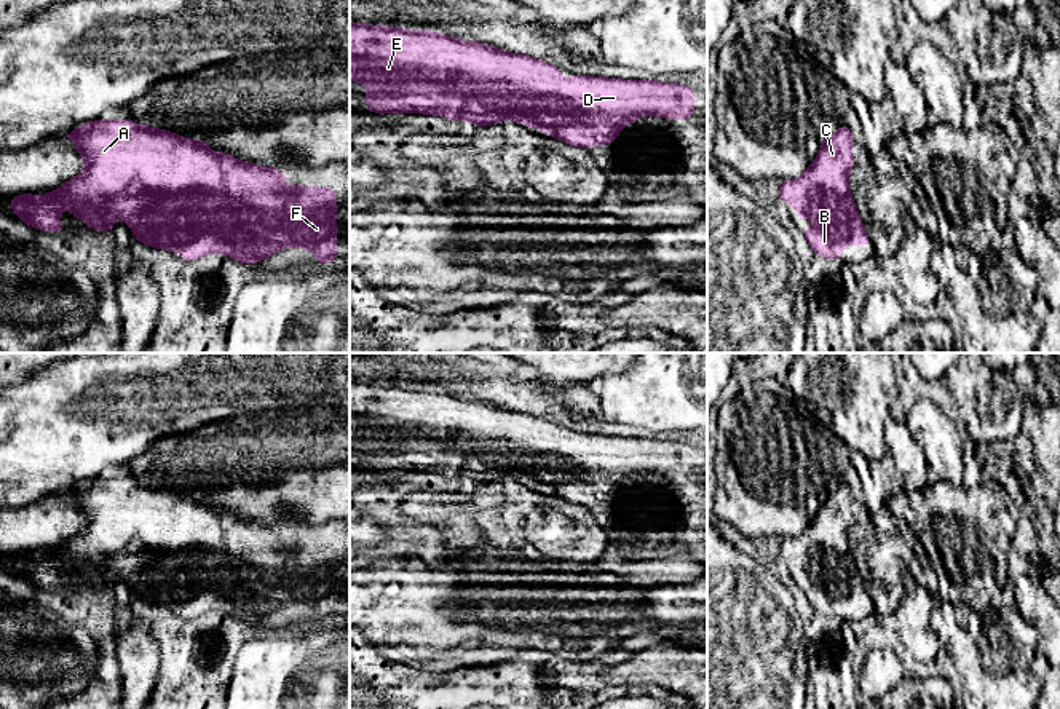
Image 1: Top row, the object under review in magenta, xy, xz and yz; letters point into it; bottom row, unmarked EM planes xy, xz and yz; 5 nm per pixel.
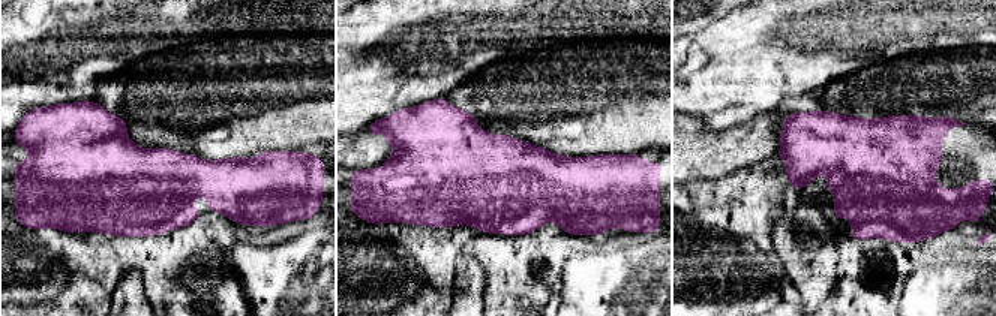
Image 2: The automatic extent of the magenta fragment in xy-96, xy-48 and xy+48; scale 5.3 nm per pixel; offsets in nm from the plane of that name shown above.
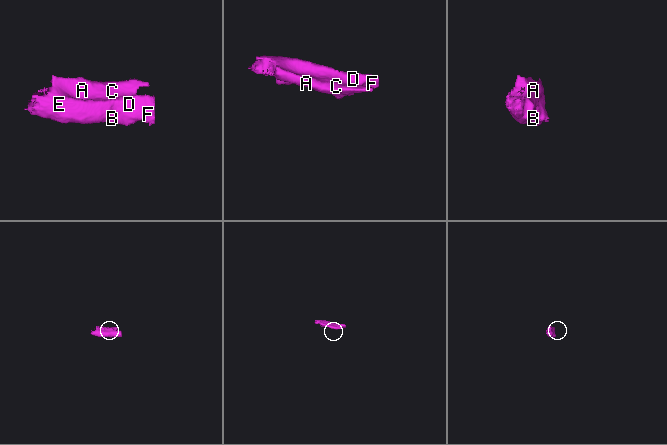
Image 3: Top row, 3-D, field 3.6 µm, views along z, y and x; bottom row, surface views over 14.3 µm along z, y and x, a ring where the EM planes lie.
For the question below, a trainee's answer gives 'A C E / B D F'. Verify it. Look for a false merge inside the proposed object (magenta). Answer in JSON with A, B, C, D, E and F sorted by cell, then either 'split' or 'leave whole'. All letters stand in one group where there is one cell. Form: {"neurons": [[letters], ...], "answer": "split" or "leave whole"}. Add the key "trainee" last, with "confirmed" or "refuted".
{"neurons": [["A", "B", "C", "D", "E", "F"]], "answer": "leave whole", "trainee": "refuted"}

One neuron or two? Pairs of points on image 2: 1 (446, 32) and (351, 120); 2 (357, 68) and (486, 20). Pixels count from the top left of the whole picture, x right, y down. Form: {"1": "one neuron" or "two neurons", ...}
{"1": "one neuron", "2": "one neuron"}

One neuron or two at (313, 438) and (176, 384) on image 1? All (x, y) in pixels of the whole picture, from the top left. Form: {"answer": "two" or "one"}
{"answer": "two"}

